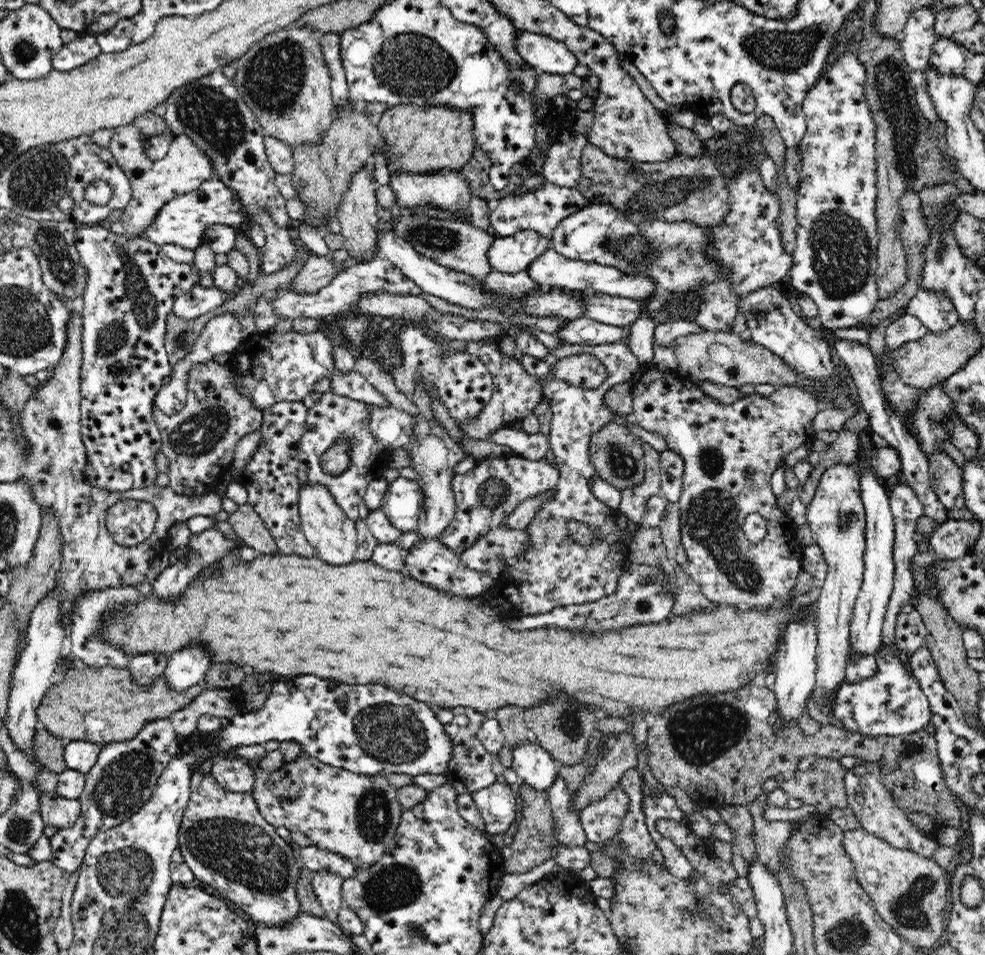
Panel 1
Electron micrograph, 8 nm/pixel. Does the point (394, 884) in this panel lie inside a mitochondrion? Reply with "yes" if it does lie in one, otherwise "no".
yes

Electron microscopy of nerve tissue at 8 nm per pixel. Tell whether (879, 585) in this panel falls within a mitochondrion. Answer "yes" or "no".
no

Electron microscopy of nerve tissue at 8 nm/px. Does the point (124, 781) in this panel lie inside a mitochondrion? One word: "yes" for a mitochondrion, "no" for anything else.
yes

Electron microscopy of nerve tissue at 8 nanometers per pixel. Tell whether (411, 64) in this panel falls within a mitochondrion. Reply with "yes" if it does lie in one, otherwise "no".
yes

